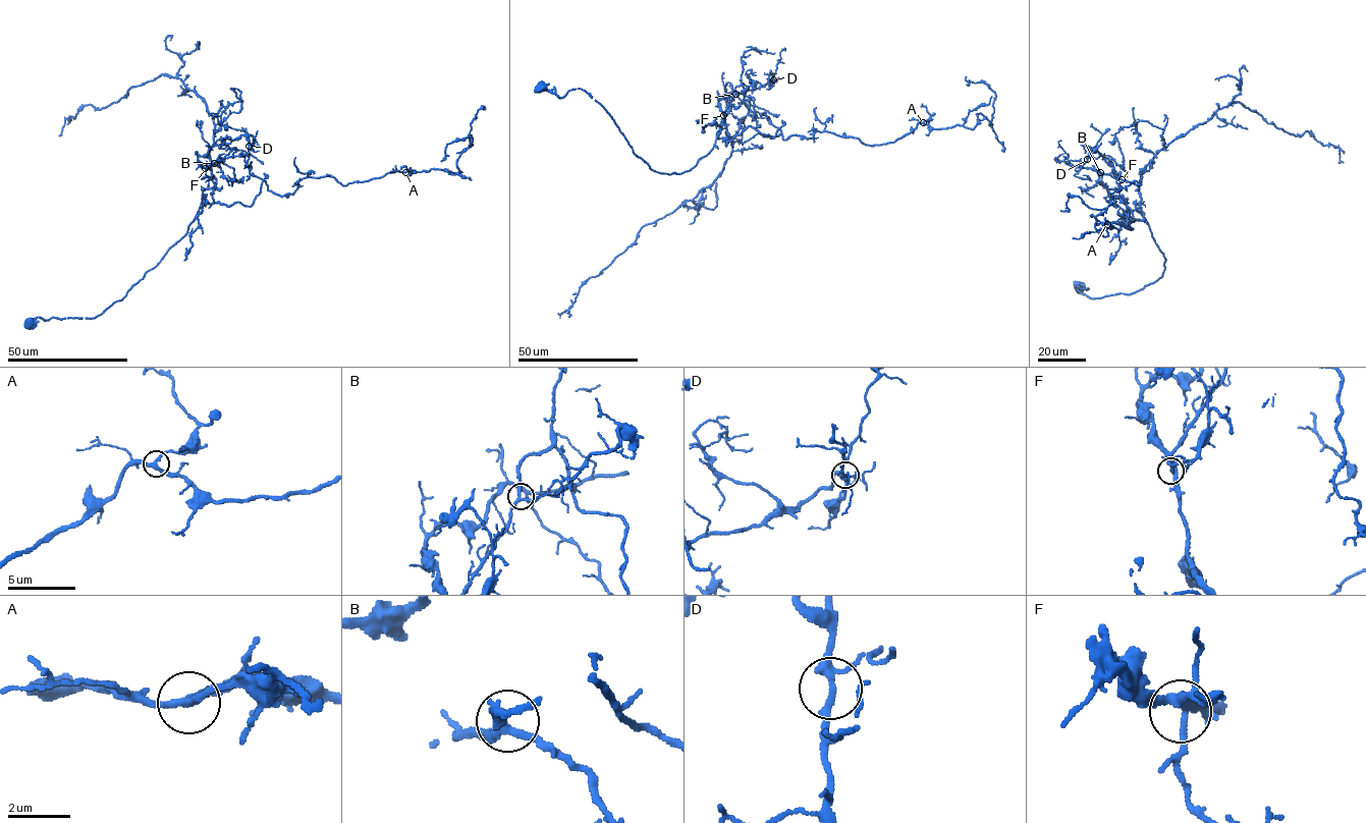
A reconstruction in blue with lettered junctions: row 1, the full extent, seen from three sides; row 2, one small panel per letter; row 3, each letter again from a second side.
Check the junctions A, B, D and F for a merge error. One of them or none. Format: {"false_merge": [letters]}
{"false_merge": []}

